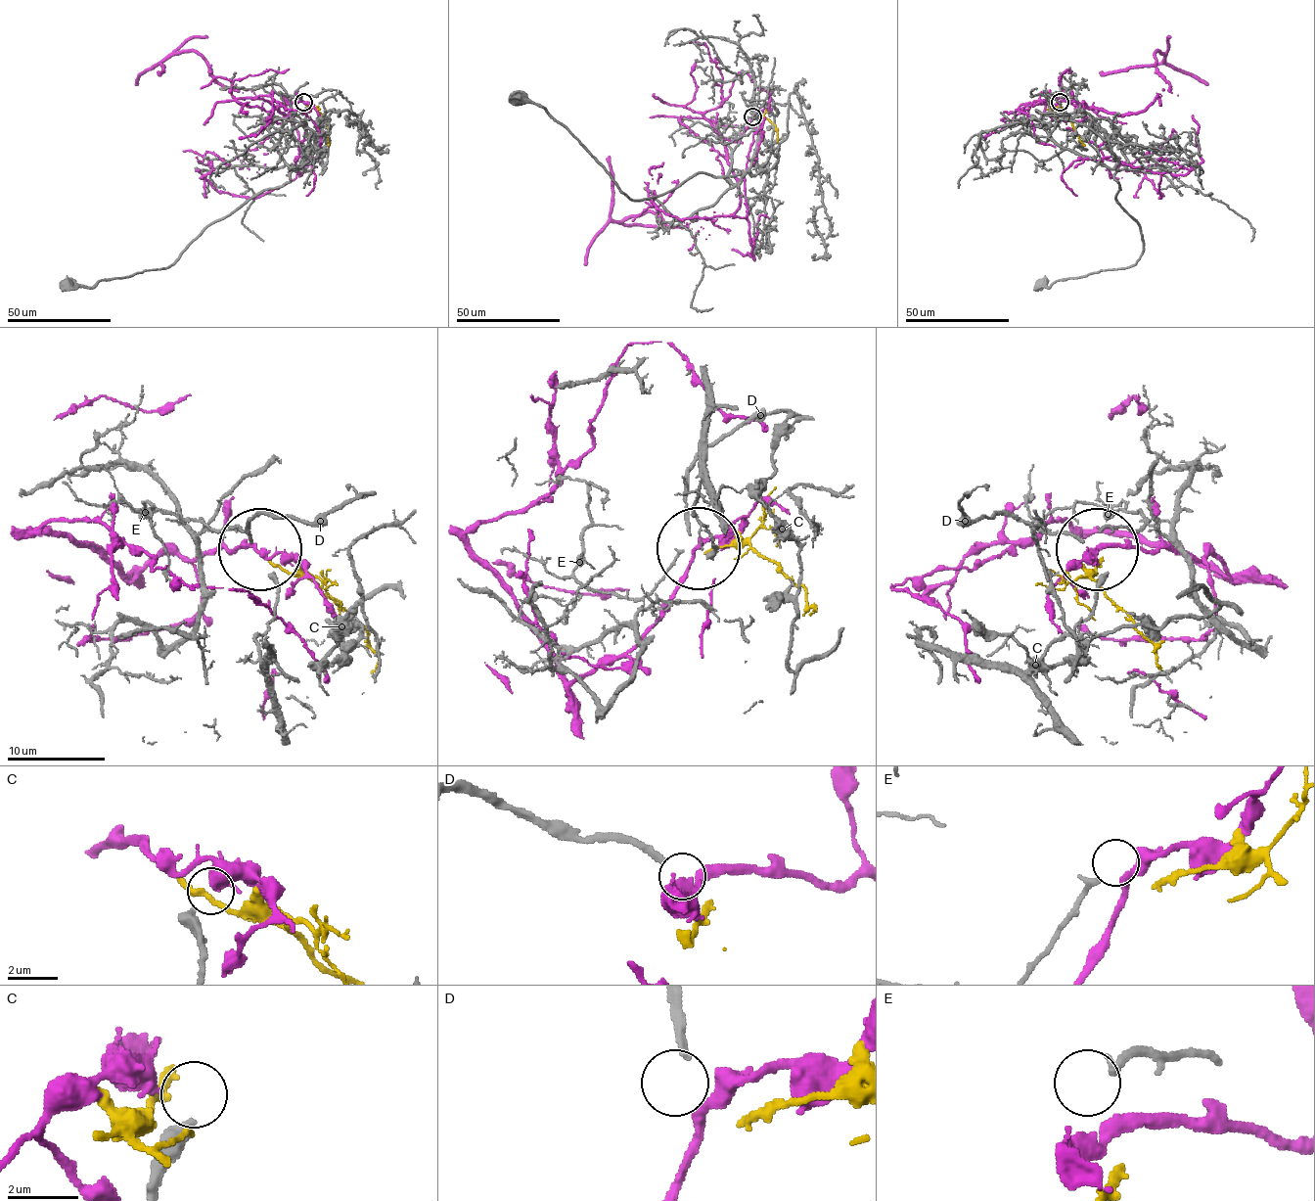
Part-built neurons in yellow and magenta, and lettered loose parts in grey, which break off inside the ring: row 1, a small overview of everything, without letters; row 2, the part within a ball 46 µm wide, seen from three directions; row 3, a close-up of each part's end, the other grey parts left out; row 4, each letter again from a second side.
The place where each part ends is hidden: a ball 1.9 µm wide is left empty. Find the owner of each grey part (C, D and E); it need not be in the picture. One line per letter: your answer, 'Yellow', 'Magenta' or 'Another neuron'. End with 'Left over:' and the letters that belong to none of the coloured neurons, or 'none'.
C: Another neuron
D: Magenta
E: Another neuron
Left over: C, E

